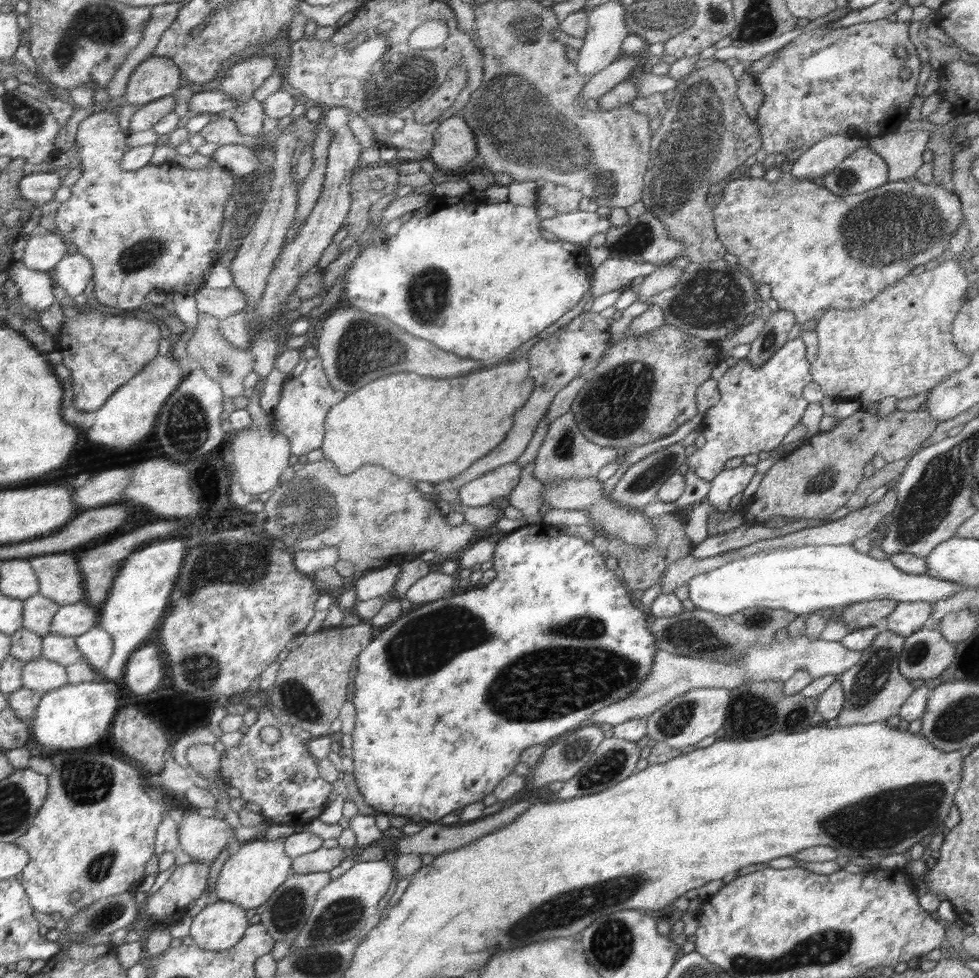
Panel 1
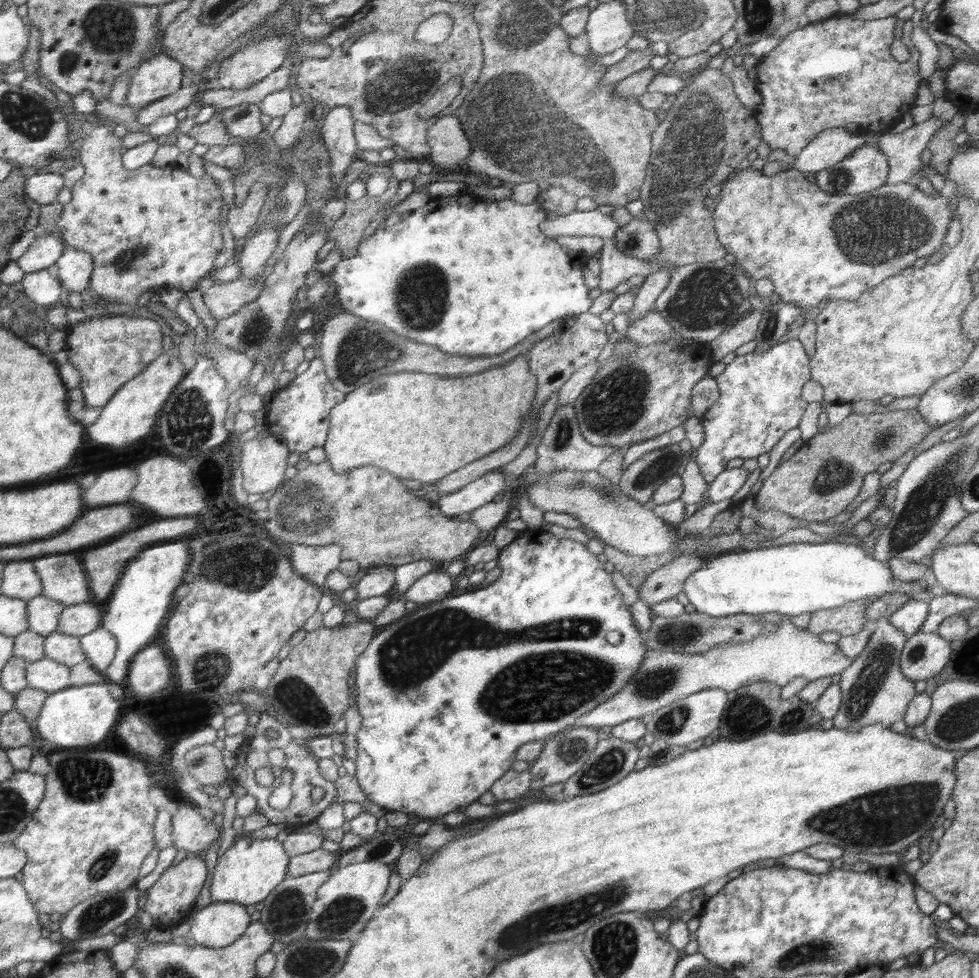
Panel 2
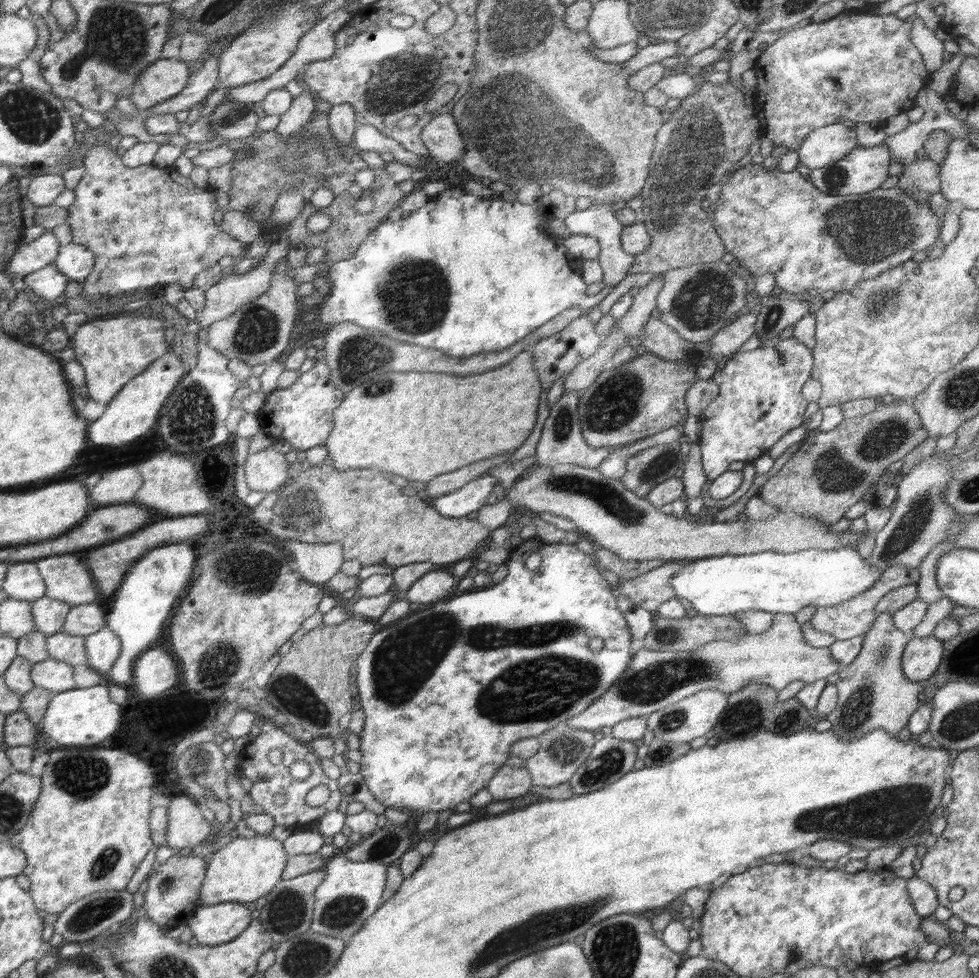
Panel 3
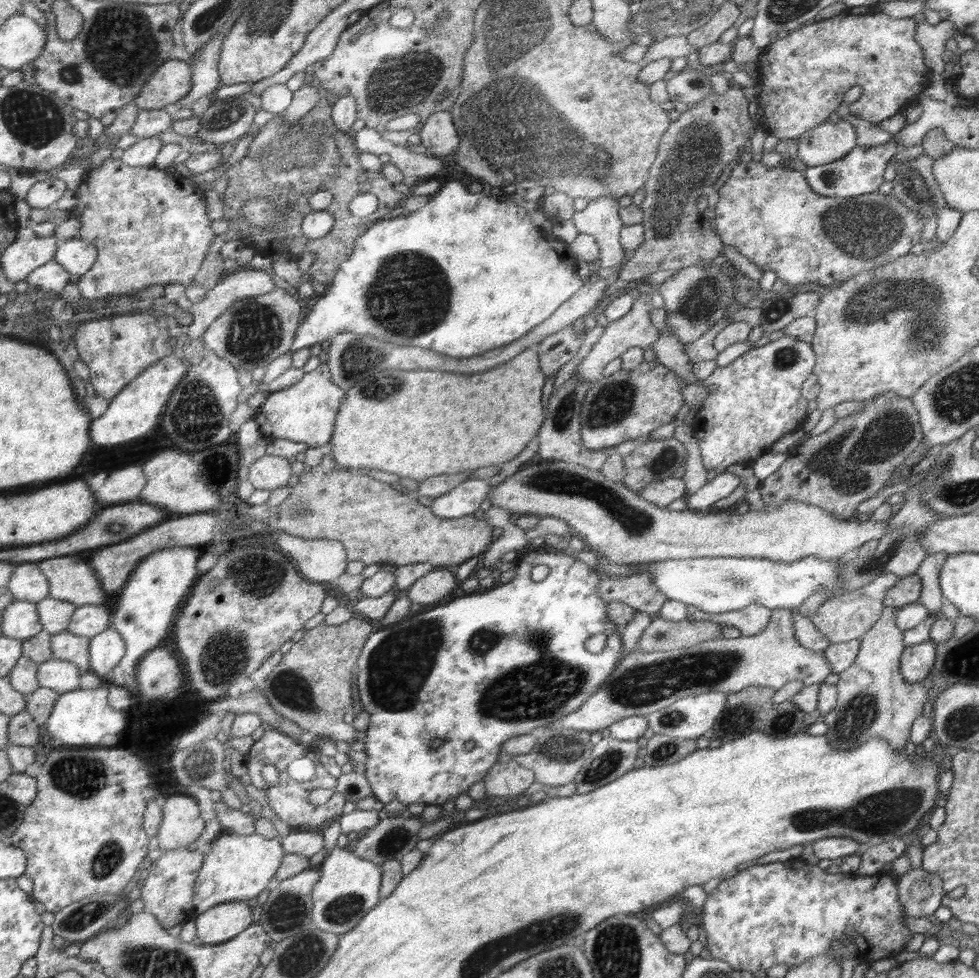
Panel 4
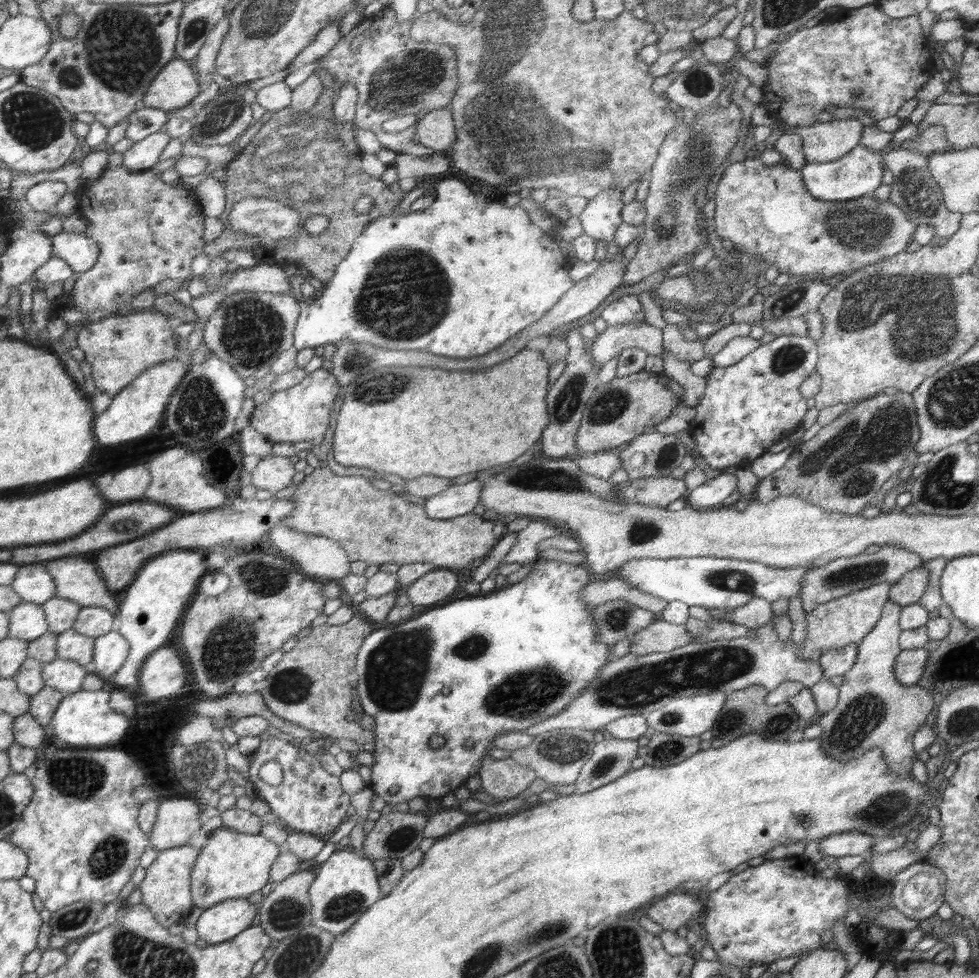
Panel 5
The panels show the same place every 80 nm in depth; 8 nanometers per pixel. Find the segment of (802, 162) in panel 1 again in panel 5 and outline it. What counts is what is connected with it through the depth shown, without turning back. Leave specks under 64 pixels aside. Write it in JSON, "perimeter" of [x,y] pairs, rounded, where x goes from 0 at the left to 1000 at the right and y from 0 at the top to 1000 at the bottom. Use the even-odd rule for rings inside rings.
{"perimeter":[[[840,121],[832,129],[811,132],[820,143],[820,156],[824,167],[849,166],[860,163],[875,149],[883,127],[876,122]]]}

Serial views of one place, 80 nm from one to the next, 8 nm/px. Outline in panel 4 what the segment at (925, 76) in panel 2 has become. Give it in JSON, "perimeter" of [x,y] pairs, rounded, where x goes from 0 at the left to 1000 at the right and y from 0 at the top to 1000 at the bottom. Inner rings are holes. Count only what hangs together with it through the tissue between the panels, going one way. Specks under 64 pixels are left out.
{"perimeter":[[[968,20],[960,22],[957,27],[950,27],[946,21],[938,24],[934,37],[944,53],[944,64],[952,77],[966,74],[967,65],[963,62],[962,55],[965,52],[966,41],[972,39],[975,33],[977,28]]]}

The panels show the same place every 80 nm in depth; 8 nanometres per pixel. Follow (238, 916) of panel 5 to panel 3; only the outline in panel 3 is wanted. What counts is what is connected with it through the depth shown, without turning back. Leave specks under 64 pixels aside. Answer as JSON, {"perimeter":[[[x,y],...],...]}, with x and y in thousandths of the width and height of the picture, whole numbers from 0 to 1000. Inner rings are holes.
{"perimeter":[[[226,923],[202,927],[193,941],[201,965],[221,967],[231,965],[254,948],[257,939],[249,923]]]}

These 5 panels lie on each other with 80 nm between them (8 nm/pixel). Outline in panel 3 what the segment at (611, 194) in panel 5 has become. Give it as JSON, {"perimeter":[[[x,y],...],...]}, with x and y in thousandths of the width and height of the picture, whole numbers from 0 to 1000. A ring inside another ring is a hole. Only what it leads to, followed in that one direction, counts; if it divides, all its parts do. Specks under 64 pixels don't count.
{"perimeter":[[[605,208],[599,215],[586,216],[576,224],[578,233],[586,239],[597,239],[608,241],[613,251],[613,258],[609,264],[616,278],[616,288],[620,290],[631,291],[642,280],[644,273],[649,268],[649,262],[640,259],[634,251],[634,237],[637,230],[629,222],[629,216],[625,214],[624,209]]]}

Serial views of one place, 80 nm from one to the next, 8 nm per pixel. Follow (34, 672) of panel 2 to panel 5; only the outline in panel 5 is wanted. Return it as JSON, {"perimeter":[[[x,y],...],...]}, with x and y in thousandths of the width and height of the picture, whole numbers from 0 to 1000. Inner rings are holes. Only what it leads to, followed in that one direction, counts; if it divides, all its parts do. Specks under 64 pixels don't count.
{"perimeter":[[[57,672],[46,678],[43,693],[47,702],[53,702],[66,710],[84,706],[84,696],[90,688],[96,687],[95,679],[80,679],[77,675]]]}

